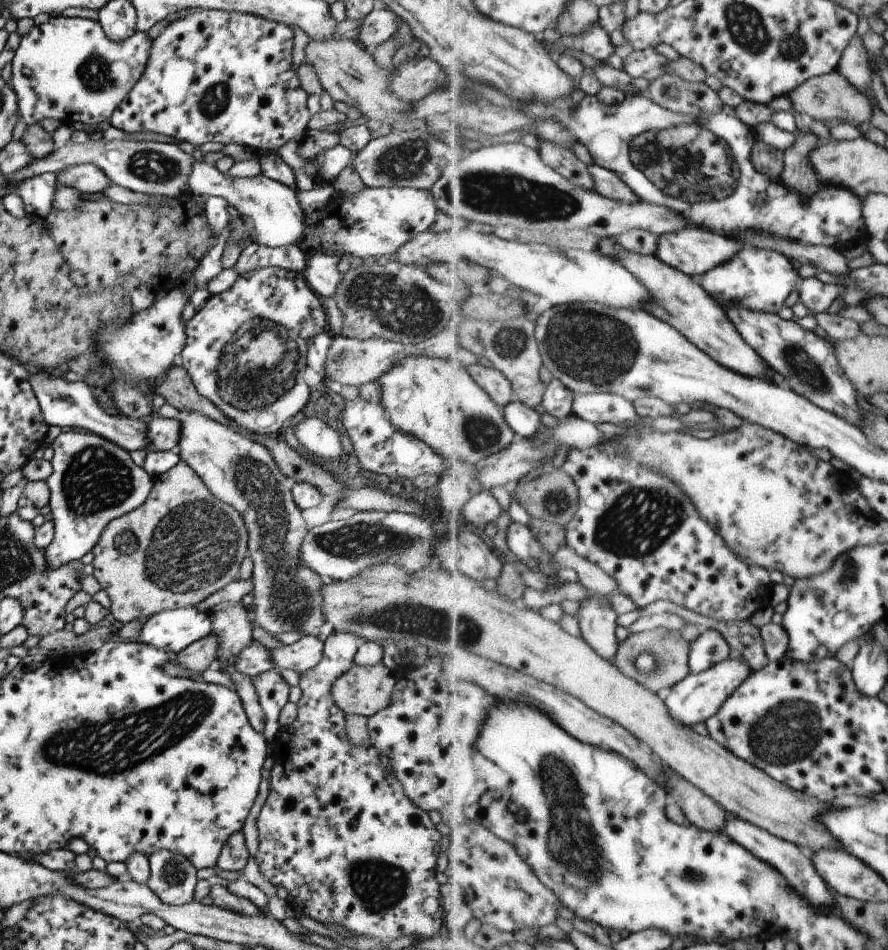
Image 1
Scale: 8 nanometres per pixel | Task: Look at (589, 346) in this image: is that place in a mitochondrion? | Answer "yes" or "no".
yes

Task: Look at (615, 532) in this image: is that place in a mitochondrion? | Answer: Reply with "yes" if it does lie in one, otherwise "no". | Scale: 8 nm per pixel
yes

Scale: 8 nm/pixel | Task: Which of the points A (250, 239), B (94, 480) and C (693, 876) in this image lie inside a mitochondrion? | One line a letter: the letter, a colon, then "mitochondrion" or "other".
A: other
B: mitochondrion
C: mitochondrion

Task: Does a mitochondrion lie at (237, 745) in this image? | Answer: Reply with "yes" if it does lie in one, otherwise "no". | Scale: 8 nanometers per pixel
no

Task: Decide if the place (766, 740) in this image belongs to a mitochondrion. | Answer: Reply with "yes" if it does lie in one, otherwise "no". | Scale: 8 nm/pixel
yes

